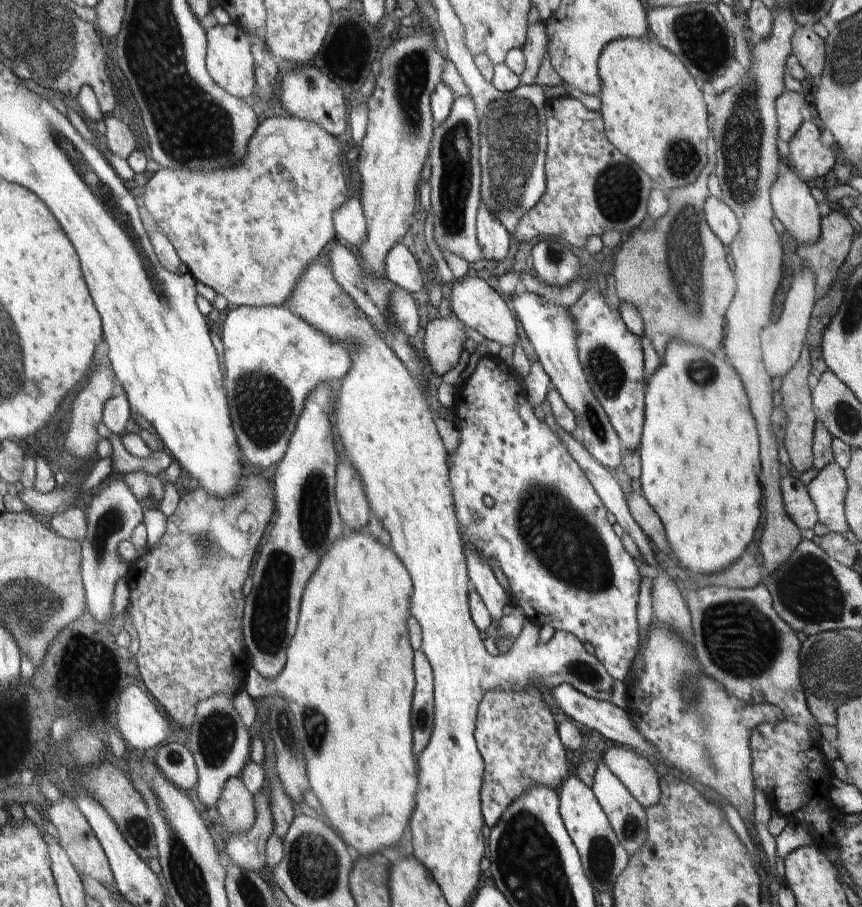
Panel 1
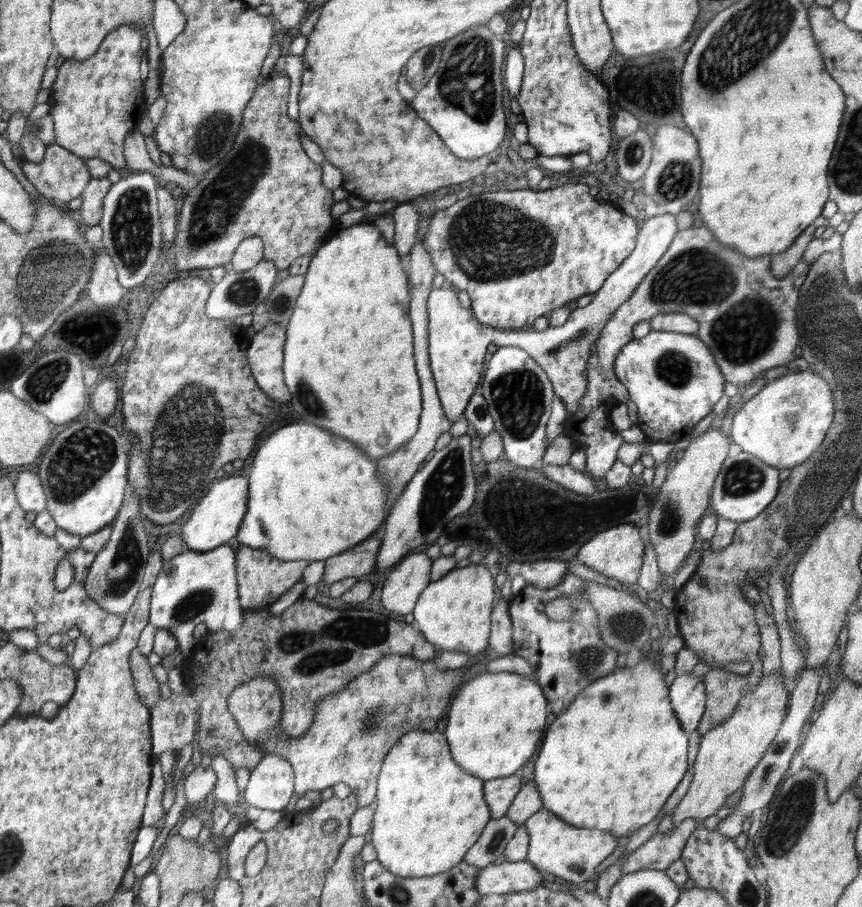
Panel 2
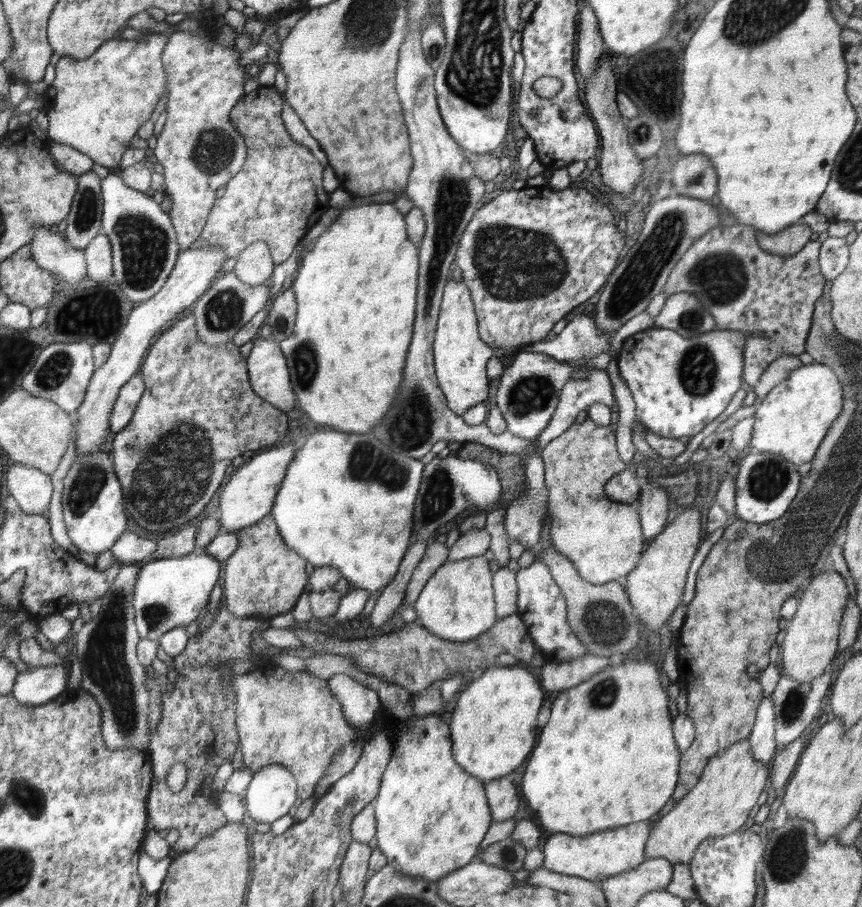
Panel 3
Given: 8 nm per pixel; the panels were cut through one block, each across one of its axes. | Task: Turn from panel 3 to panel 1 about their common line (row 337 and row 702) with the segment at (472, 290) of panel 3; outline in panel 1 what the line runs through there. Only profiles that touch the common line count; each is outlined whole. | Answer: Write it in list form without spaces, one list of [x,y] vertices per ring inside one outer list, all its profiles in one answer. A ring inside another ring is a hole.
[[[535,682],[521,690],[493,688],[485,692],[477,708],[475,740],[485,762],[481,784],[481,816],[485,826],[493,830],[505,808],[513,800],[525,796],[529,788],[555,788],[571,774],[571,764],[565,758],[565,746],[559,740],[553,714]]]

